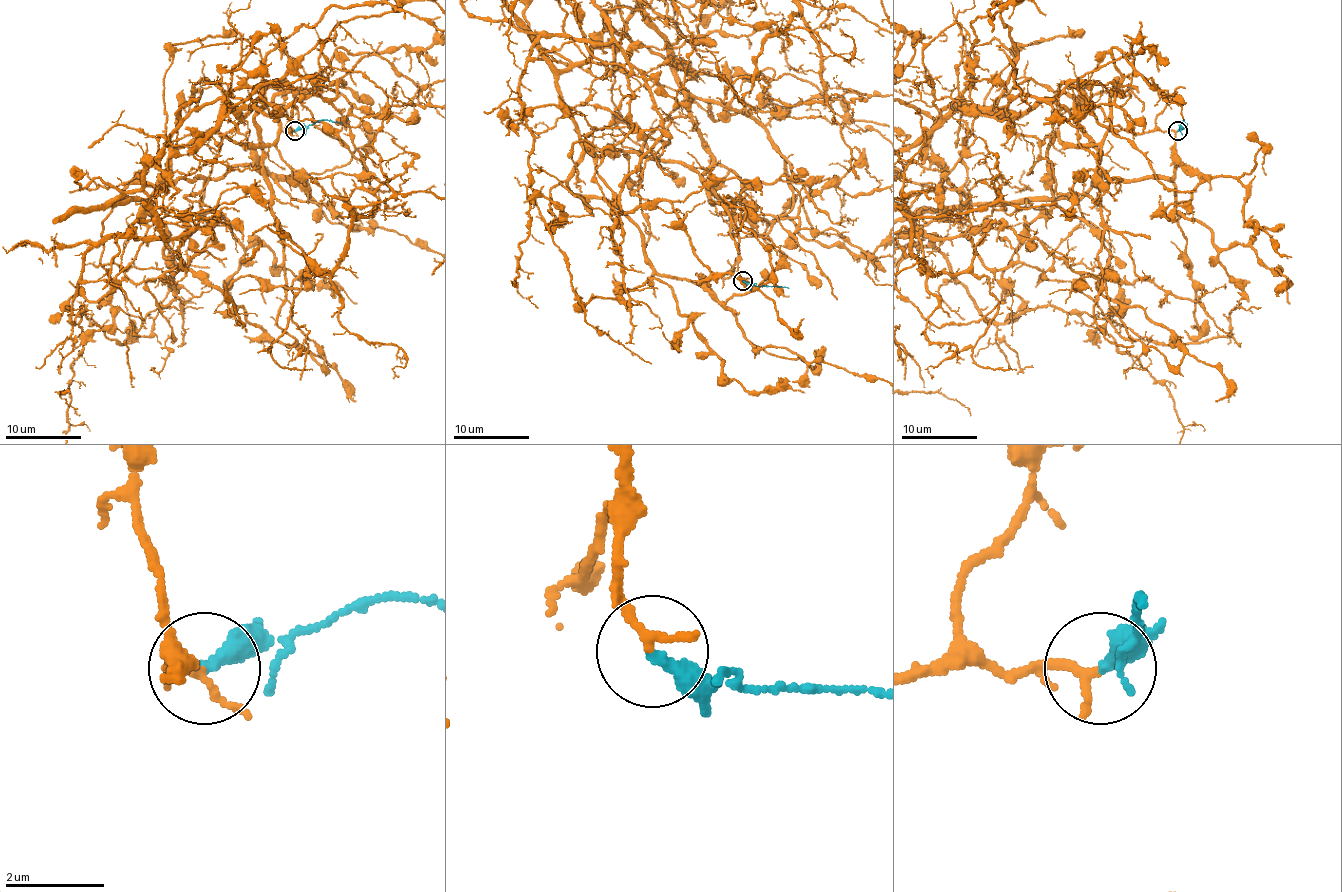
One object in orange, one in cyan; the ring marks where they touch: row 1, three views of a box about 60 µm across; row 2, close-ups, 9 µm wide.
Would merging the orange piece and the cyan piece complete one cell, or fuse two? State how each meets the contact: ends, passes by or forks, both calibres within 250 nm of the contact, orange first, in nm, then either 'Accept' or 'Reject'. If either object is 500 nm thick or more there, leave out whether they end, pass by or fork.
At the ring orange passes by. At the ring cyan ends. Thickness 140 nm (orange) against 320 nm. Accept

